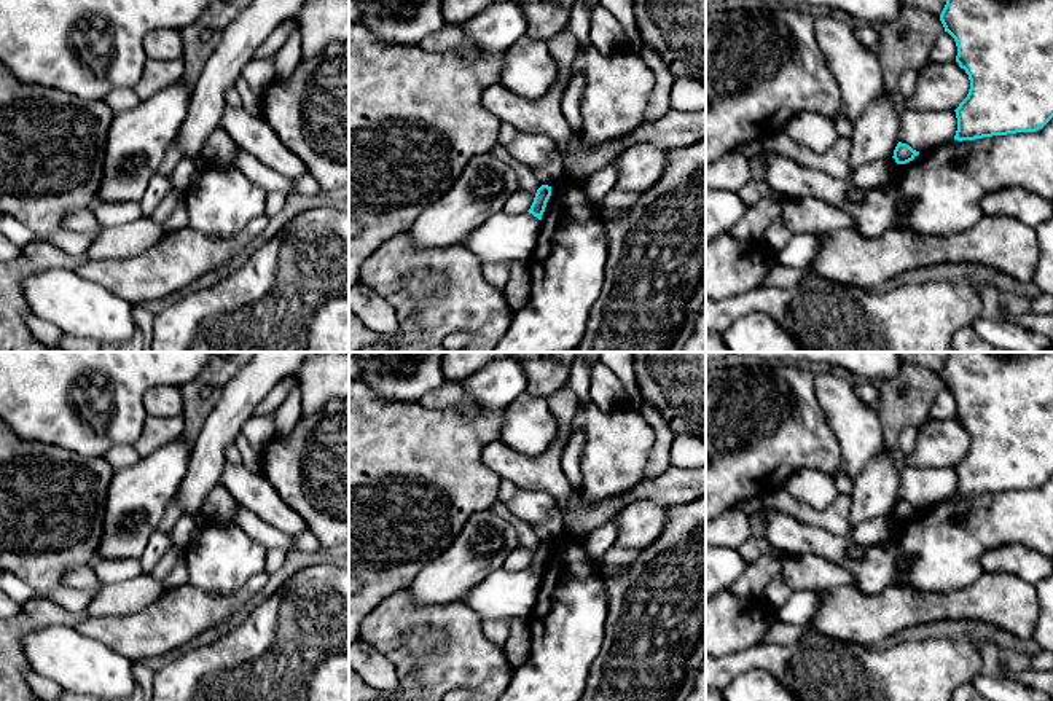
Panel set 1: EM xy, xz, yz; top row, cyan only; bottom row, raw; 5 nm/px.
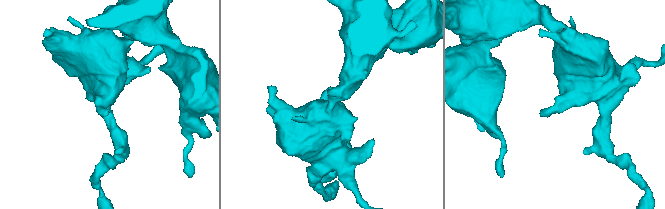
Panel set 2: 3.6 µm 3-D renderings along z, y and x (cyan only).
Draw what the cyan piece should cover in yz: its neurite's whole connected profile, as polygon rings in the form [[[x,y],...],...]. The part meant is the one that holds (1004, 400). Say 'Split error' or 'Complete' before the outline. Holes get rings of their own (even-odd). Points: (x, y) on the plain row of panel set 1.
Complete. [[[946,352],[940,378],[954,395],[956,419],[970,437],[967,454],[954,467],[954,497],[1035,489],[1053,475],[1053,352]]]

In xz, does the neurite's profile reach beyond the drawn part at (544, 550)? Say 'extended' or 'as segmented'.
as segmented

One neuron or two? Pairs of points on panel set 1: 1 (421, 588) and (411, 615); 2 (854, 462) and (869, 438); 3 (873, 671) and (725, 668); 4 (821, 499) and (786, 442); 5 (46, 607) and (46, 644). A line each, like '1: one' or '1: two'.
1: two
2: one
3: one
4: two
5: two

